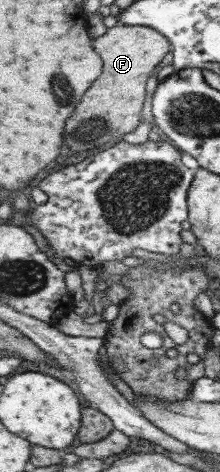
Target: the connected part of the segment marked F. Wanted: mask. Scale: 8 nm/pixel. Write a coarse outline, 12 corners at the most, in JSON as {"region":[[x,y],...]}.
{"region":[[144,25],[91,39],[102,73],[67,117],[72,153],[131,133],[170,43]]}

